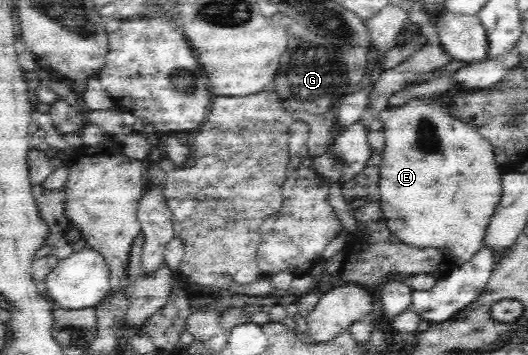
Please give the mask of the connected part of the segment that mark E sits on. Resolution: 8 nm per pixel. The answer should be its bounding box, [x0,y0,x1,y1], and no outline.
[378,96,502,265]

